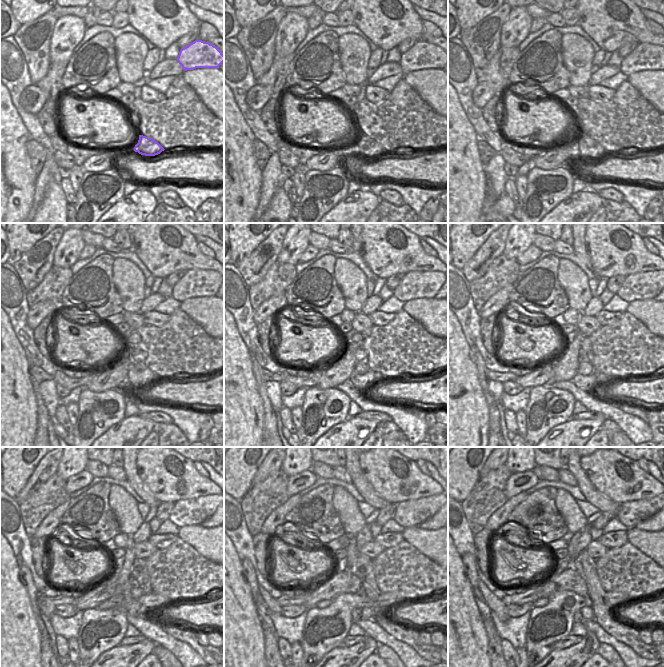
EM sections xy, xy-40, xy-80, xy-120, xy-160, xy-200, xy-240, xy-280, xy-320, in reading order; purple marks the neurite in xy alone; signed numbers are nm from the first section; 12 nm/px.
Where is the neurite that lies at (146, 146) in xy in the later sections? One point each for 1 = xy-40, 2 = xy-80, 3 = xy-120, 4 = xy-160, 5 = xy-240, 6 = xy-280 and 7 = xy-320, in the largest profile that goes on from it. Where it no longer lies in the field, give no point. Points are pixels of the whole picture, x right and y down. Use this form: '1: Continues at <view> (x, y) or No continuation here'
1: Continues at xy-40 (365, 146)
2: Continues at xy-80 (588, 148)
3: Continues at xy-120 (139, 375)
4: Continues at xy-160 (361, 382)
5: Continues at xy-240 (132, 606)
6: Continues at xy-280 (356, 615)
7: Continues at xy-320 (578, 618).

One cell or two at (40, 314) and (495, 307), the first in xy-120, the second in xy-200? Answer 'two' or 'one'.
one

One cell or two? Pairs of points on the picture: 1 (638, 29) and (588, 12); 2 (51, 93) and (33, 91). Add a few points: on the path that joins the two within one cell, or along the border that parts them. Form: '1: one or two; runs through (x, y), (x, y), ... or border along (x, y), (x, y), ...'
1: one; runs through (626, 23), (612, 20), (604, 12), (600, 12)
2: two; border along (36, 84), (46, 99)

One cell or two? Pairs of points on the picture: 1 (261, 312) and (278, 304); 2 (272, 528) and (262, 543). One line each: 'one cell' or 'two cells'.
1: one cell
2: two cells

